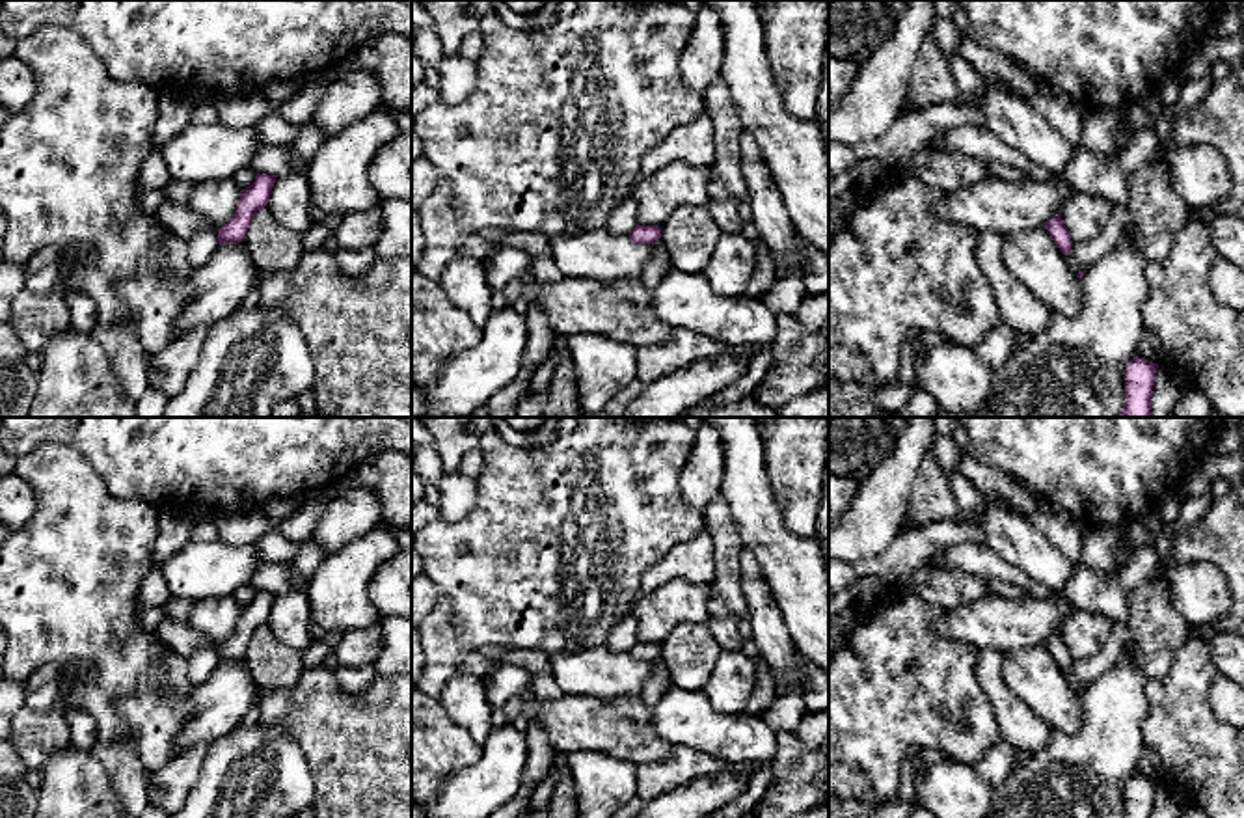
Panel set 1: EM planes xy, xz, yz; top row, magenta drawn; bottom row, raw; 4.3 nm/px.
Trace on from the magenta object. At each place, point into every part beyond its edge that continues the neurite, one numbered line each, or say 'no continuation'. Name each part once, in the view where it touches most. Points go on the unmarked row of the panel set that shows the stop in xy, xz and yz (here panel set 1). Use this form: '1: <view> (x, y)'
no continuation

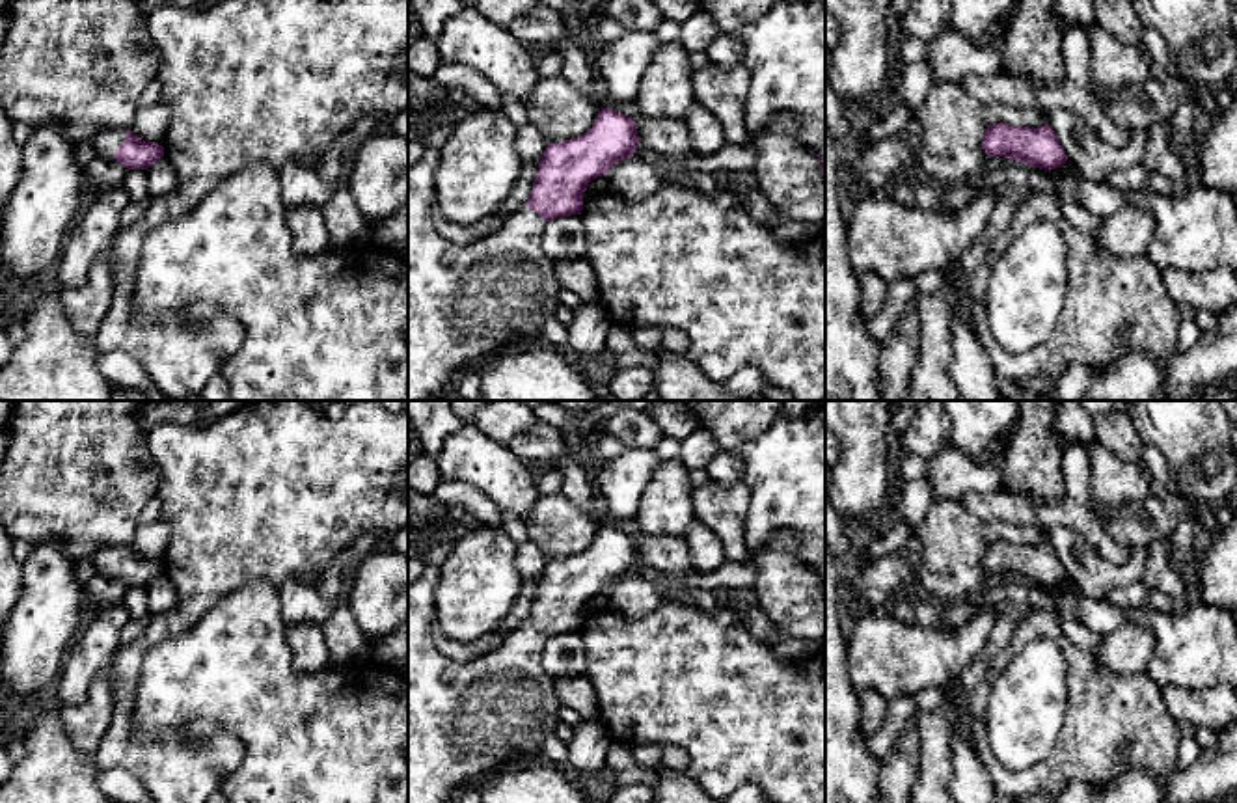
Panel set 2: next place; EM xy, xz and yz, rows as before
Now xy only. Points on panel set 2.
1: xy (107, 559)

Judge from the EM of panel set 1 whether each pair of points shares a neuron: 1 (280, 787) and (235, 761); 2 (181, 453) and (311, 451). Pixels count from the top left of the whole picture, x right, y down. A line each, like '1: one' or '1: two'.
1: one
2: one

